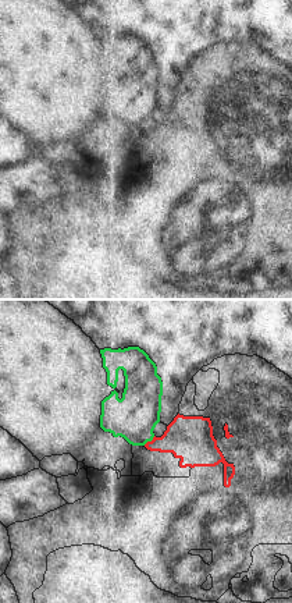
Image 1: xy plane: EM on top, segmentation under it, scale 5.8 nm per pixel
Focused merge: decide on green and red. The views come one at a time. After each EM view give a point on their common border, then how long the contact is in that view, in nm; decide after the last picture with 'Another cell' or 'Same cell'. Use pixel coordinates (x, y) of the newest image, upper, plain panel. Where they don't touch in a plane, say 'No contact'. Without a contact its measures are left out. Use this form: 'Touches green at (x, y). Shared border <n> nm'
Touches green at (149, 128). Shared border 90 nm

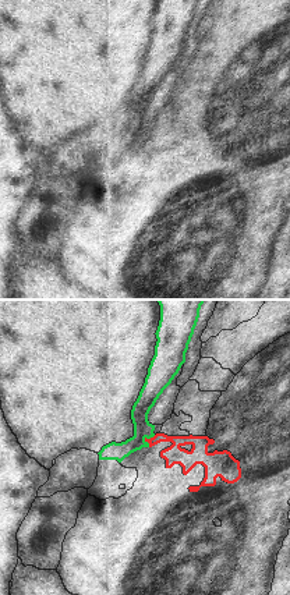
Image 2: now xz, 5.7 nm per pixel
Touches green at (148, 126). Shared border 80 nm

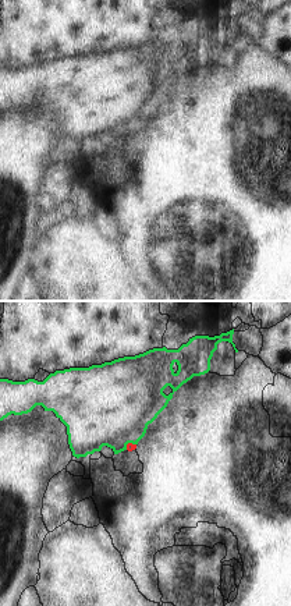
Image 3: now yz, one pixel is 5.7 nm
Touches green at (128, 130). Shared border 70 nm

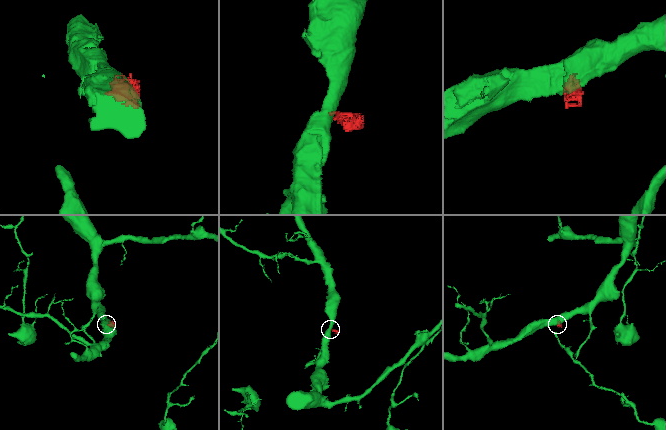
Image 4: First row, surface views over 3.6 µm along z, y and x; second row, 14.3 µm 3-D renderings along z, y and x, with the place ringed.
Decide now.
Another cell

